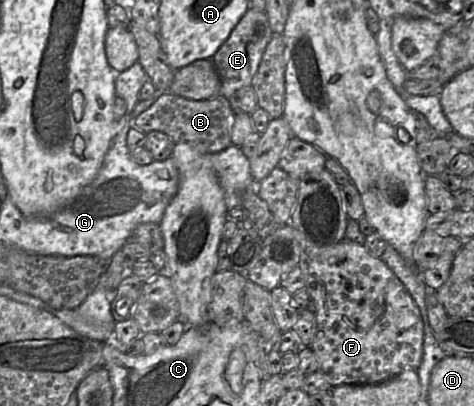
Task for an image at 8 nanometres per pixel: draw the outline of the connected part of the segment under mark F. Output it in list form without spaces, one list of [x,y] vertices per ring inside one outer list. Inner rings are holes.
[[[344,239],[328,250],[322,250],[315,258],[305,258],[303,263],[306,269],[306,288],[309,297],[314,300],[316,305],[316,331],[310,347],[318,359],[319,370],[332,387],[341,384],[379,384],[397,376],[404,370],[418,369],[423,357],[424,340],[421,312],[405,285],[381,258],[370,255],[363,244]]]

